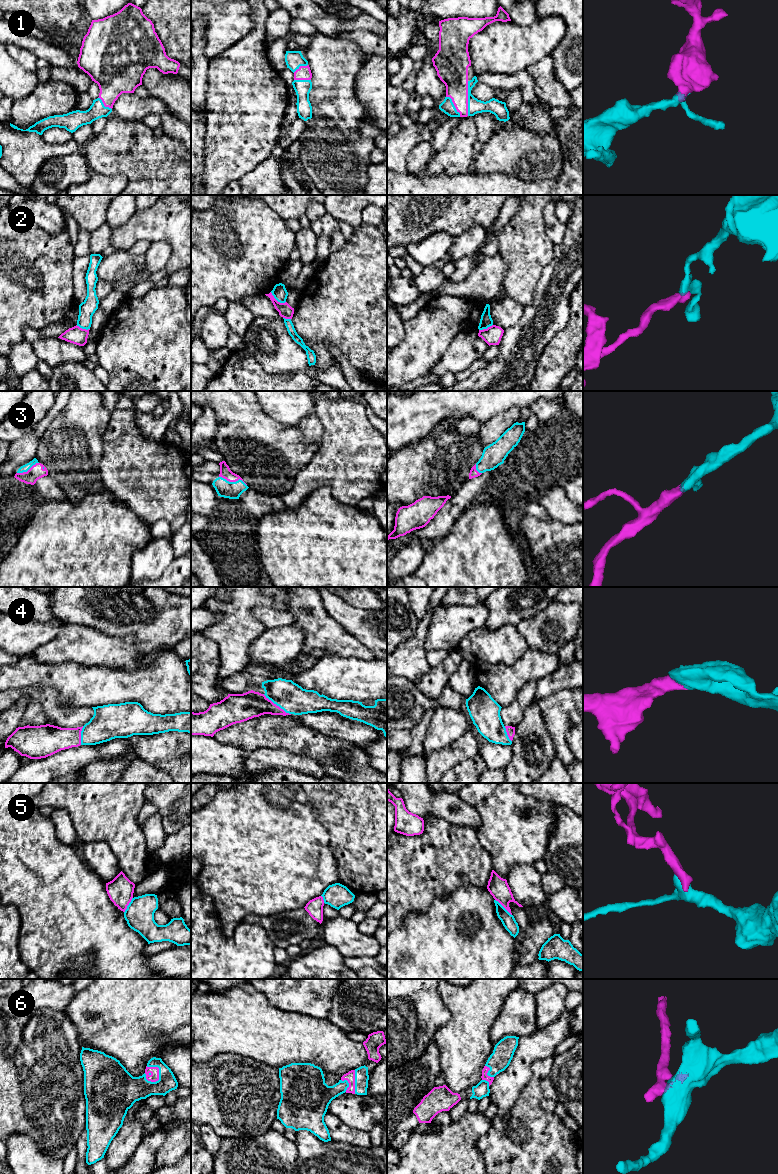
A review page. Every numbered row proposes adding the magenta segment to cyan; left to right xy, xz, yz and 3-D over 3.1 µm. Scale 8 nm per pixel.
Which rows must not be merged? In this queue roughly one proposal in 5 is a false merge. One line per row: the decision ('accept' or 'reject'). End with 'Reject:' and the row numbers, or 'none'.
1: accept
2: reject
3: accept
4: accept
5: reject
6: accept
Reject: 2, 5

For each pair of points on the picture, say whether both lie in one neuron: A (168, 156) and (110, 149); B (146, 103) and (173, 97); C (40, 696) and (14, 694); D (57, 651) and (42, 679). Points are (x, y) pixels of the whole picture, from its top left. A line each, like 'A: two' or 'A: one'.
A: one
B: two
C: one
D: two

